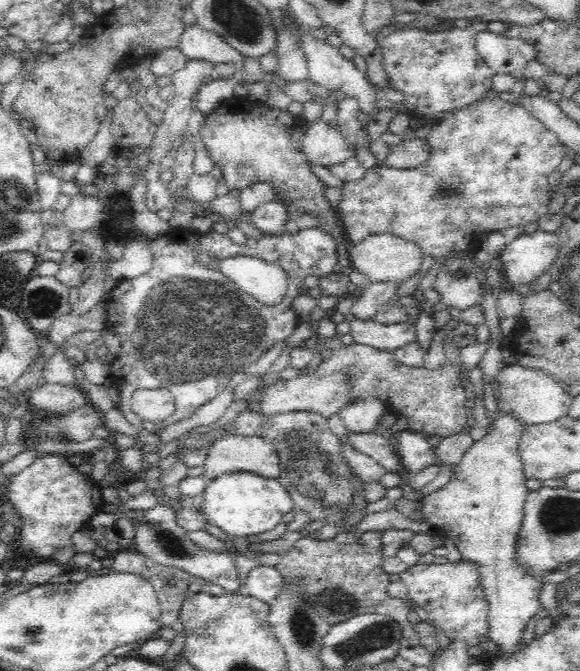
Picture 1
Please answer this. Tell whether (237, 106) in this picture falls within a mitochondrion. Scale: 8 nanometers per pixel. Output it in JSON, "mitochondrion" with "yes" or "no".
{"mitochondrion":"no"}

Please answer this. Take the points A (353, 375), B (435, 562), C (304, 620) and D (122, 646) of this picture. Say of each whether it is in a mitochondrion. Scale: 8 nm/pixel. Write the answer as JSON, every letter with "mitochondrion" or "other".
{"A":"mitochondrion","B":"other","C":"mitochondrion","D":"other"}

